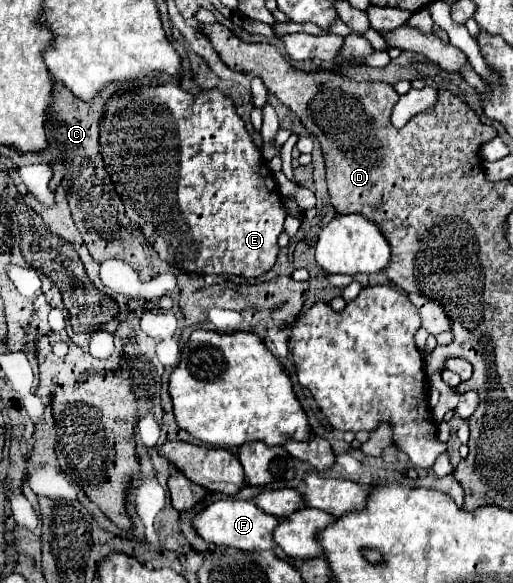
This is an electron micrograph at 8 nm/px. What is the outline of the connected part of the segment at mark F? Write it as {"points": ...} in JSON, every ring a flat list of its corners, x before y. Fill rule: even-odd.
{"points":[[220,499,212,505,208,505,198,517,194,517,194,527,210,543,222,545,222,547,238,547,248,553,262,553,262,551,274,551,274,529,280,525,278,517,272,517,256,507,252,501,236,501,236,499]]}

